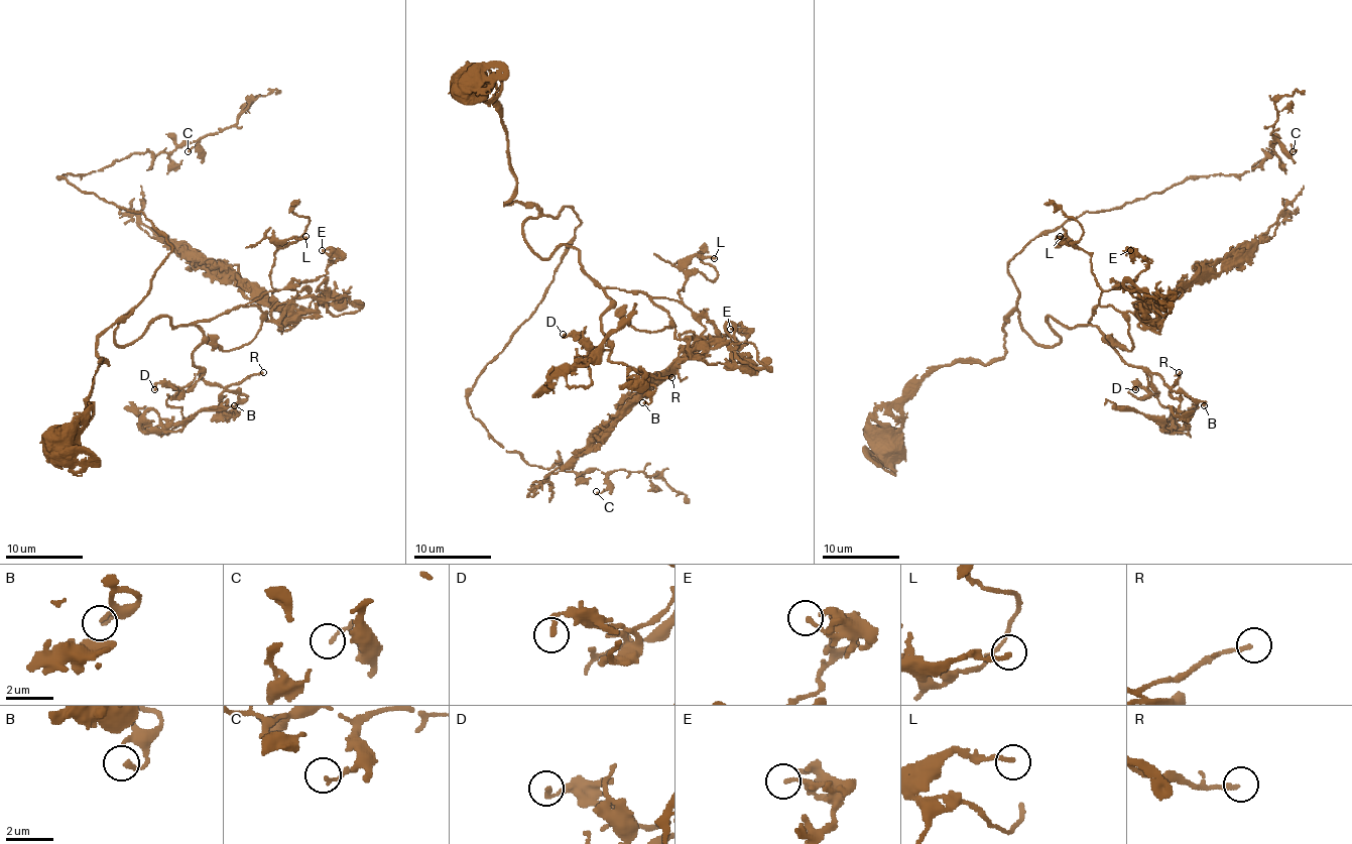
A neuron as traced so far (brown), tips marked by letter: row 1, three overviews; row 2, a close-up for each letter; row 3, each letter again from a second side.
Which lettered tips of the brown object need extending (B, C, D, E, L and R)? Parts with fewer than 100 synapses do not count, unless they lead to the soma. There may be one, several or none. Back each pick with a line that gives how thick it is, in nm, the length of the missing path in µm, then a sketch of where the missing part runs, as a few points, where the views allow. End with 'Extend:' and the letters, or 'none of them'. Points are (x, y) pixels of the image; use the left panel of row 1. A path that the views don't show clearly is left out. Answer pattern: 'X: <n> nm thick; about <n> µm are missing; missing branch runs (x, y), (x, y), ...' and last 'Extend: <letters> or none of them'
R: 180 nm thick; about 40 µm are missing; missing branch runs (263, 372), (269, 370), (263, 353), (244, 330), (217, 308), (194, 307), (160, 265), (133, 250), (118, 256)
Extend: R

